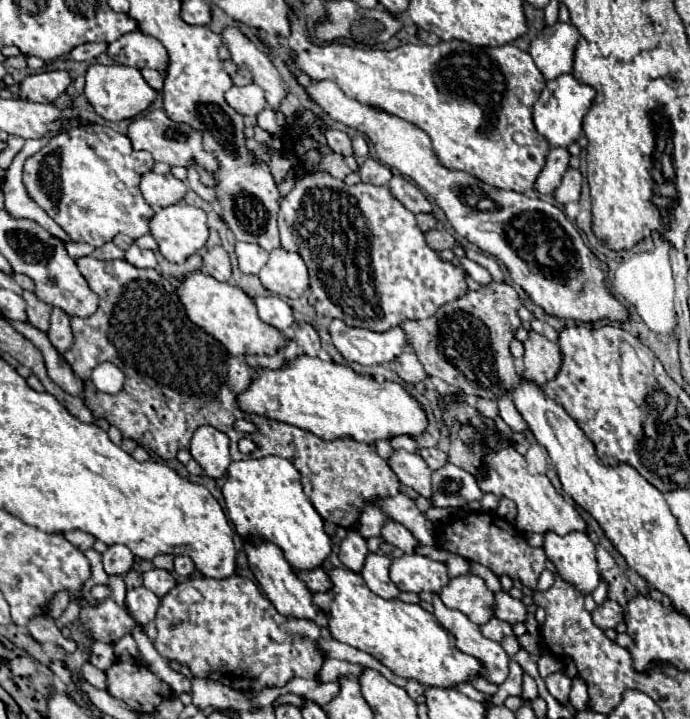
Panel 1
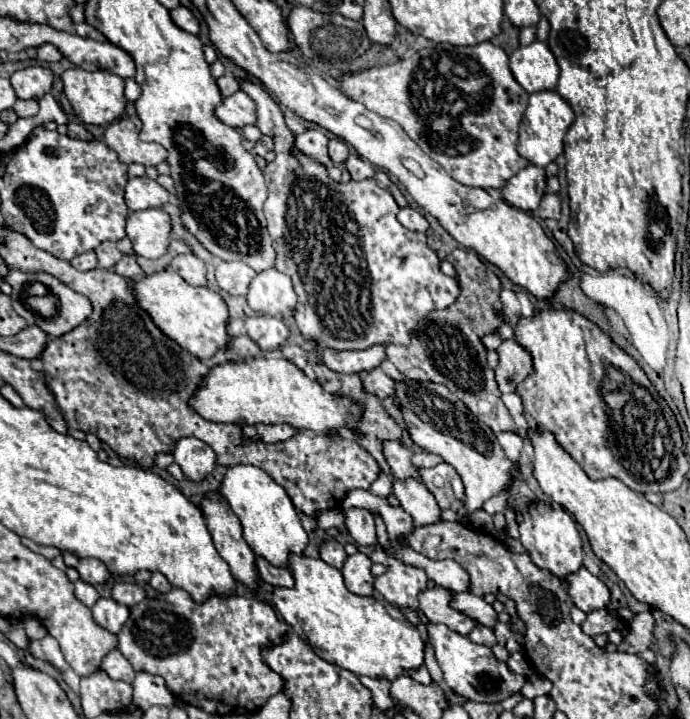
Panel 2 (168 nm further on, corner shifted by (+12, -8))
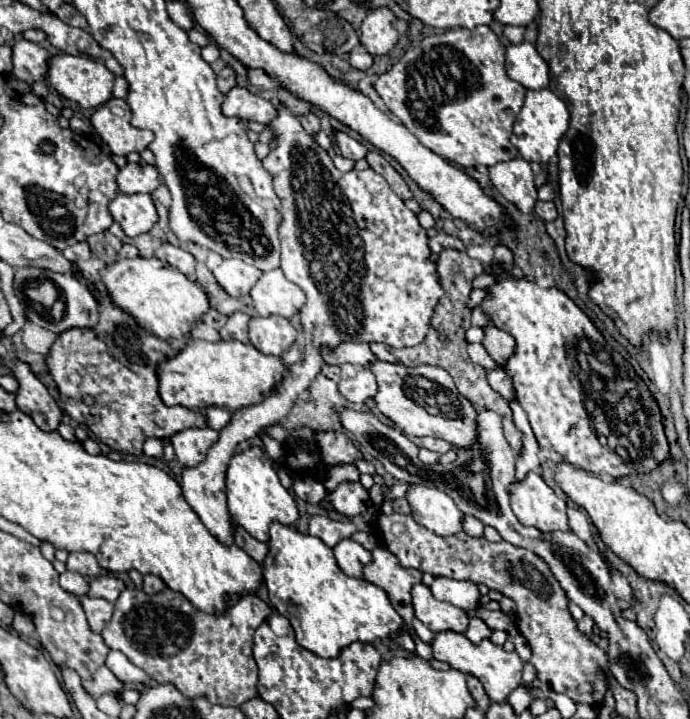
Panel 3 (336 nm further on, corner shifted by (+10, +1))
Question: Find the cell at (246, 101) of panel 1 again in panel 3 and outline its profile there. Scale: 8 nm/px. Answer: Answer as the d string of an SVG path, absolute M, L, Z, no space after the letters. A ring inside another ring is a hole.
M238 85L226 95L226 99L222 103L222 113L226 117L238 117L244 121L258 121L264 125L270 125L270 121L278 115L276 107L268 99L262 99Z

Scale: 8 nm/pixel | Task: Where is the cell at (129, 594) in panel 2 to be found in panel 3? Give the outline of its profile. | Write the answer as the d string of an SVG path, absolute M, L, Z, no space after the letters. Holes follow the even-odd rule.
M100 575L90 581L90 589L88 589L86 597L102 597L102 599L114 603L122 589L124 589L124 583L120 579L112 577L112 575Z

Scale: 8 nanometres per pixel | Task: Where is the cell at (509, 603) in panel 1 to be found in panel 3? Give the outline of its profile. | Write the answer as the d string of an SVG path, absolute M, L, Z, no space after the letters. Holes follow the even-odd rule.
M436 577L434 583L430 585L430 591L436 599L448 601L464 611L478 607L478 587L472 581L456 581L448 577Z

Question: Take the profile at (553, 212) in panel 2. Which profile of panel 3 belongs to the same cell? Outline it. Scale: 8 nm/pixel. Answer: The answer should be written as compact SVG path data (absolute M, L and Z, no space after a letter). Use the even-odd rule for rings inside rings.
M538 201L536 203L536 215L542 219L542 221L554 221L556 219L556 207L554 207L554 203L552 201L548 201L548 203L544 203L544 201Z

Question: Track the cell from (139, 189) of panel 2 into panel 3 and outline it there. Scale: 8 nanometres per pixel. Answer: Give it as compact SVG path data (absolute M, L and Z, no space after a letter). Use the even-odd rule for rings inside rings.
M126 163L120 169L116 183L122 193L152 193L162 181L154 165Z

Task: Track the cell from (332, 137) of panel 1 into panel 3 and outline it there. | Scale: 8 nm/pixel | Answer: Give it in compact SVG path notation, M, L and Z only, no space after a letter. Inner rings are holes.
M306 113L306 115L300 115L298 121L302 123L304 131L310 133L310 135L316 135L320 131L320 119L314 115L314 113Z

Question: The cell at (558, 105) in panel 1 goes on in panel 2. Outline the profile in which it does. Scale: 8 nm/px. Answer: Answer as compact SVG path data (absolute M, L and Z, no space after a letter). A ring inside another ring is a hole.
M542 90L530 94L528 108L524 112L524 118L520 122L520 140L518 140L518 152L536 166L546 166L556 156L564 152L564 136L574 122L574 110L570 104L556 92L556 90Z

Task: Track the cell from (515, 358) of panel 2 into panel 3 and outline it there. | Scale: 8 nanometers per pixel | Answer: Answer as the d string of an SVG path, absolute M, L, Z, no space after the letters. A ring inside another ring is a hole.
M492 325L484 327L482 345L498 365L504 365L506 359L514 353L514 337L510 337L506 331Z

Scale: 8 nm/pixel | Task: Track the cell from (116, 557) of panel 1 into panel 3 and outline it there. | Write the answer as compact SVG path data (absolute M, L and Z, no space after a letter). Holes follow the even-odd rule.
M70 553L66 559L66 569L76 571L86 579L94 579L102 573L96 557L90 553Z

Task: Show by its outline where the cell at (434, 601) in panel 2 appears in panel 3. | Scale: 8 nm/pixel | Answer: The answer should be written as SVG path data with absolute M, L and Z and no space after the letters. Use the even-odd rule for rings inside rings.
M418 583L412 587L412 607L414 615L432 631L456 631L464 633L468 627L468 615L466 611L432 597L430 589L424 583Z

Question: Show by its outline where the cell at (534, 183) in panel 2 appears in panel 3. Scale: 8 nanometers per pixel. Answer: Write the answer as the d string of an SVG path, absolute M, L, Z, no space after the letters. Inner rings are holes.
M516 157L504 163L492 165L490 181L522 213L534 211L536 187L534 187L534 173L528 161L524 161L522 157Z

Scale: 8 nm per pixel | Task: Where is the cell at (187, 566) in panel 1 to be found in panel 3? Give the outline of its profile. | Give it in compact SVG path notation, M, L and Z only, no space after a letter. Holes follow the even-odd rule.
M146 575L146 577L144 577L144 585L142 585L142 589L144 589L146 595L160 593L164 587L166 587L166 585L164 585L164 581L162 581L160 577L156 577L156 575Z

